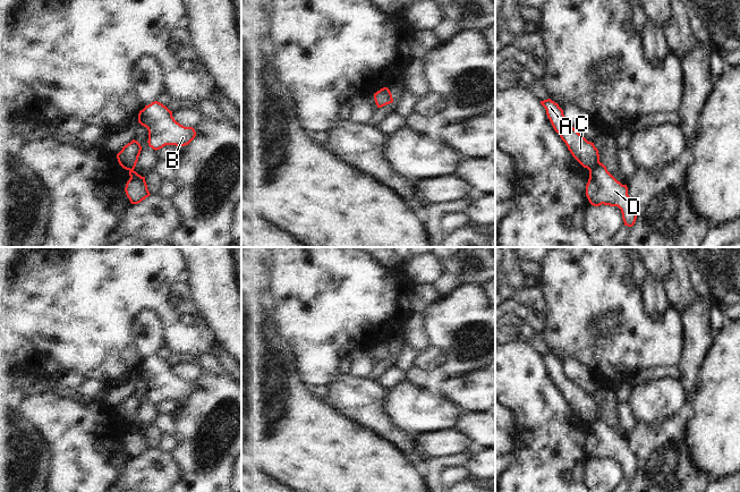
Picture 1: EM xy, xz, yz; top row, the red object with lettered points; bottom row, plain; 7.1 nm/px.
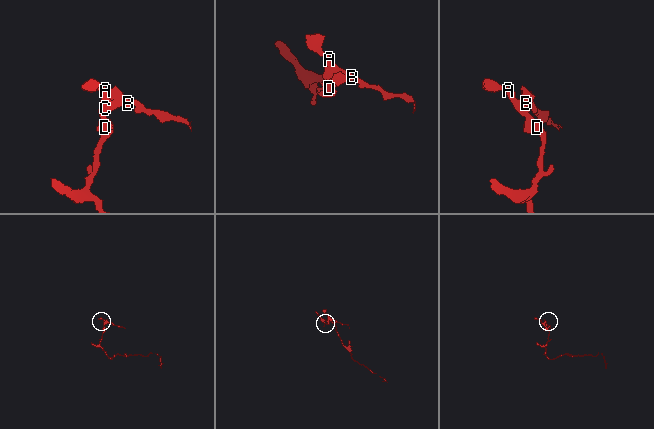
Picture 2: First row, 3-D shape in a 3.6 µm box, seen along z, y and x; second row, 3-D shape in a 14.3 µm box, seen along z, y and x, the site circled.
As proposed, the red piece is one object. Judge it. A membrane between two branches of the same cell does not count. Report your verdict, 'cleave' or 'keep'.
cleave

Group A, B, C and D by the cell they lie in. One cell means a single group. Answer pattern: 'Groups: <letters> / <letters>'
Groups: A B C / D

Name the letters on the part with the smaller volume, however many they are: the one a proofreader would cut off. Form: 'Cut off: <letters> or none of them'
Cut off: A, B, C

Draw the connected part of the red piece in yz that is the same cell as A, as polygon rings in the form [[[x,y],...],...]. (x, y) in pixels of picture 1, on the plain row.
[[[551,353],[541,355],[545,362],[547,372],[550,373],[554,384],[560,389],[561,393],[568,400],[572,410],[588,424],[593,424],[599,417],[598,404],[594,397],[588,396],[573,381],[570,381],[563,368],[563,364],[558,357]]]

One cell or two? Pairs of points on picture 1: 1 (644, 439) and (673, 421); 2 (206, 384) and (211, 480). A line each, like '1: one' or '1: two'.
1: one
2: one

